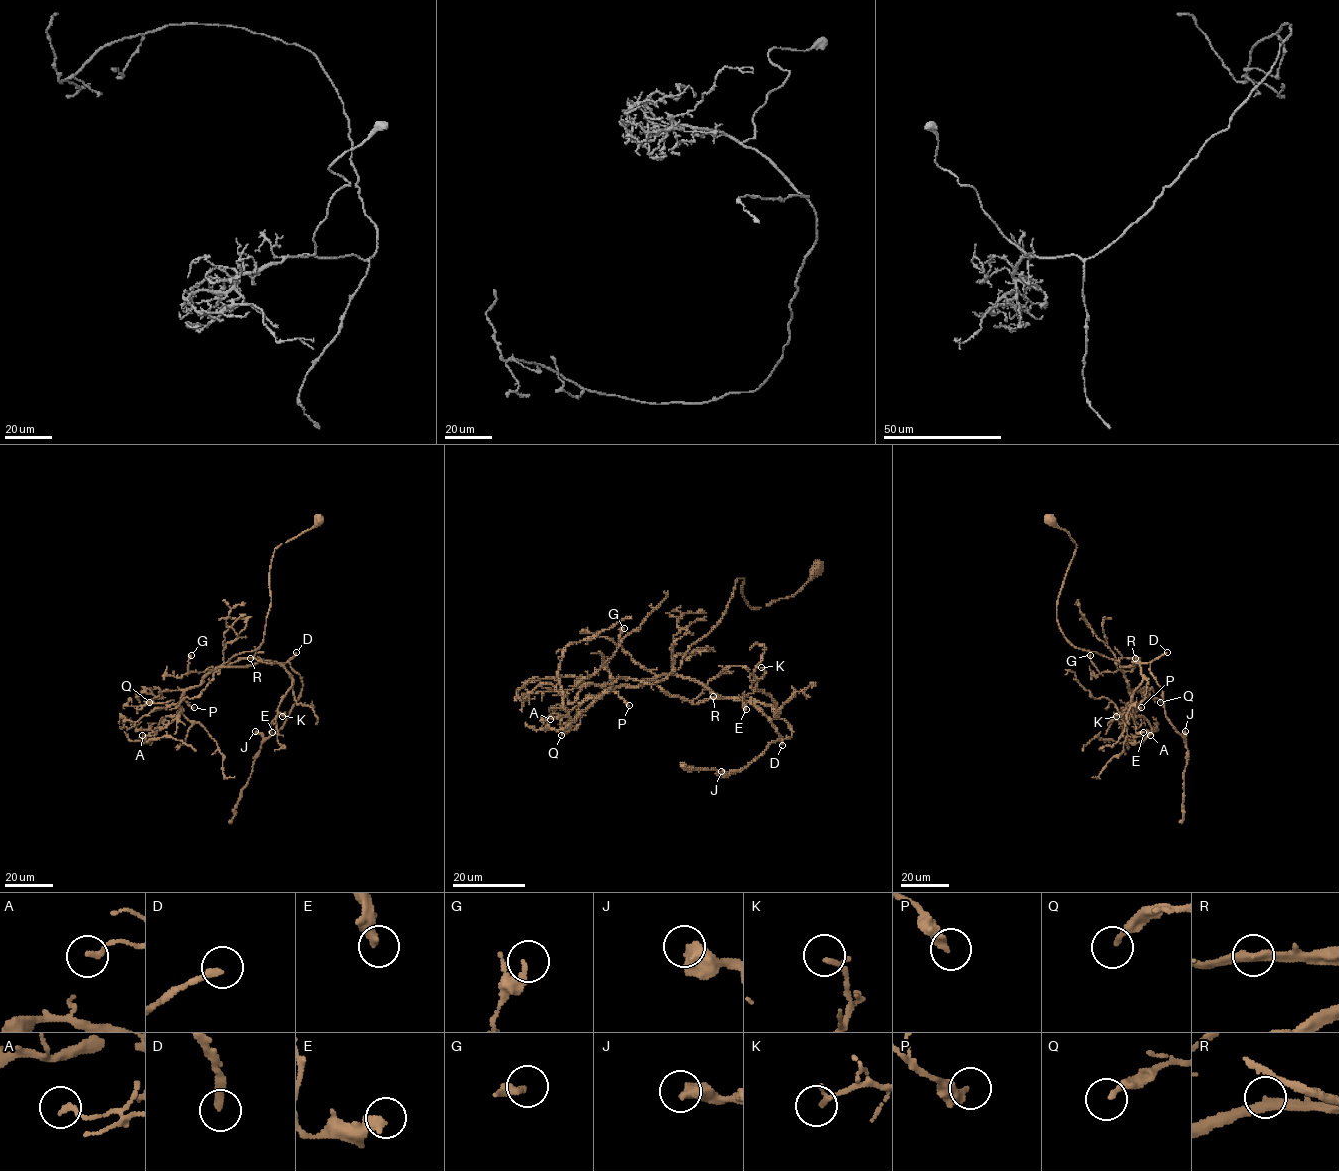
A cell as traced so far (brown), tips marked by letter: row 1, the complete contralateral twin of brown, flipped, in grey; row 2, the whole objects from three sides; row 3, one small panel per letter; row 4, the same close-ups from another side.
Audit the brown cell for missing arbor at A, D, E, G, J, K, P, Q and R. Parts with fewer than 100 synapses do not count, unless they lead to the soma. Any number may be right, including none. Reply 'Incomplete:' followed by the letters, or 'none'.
Incomplete: D

